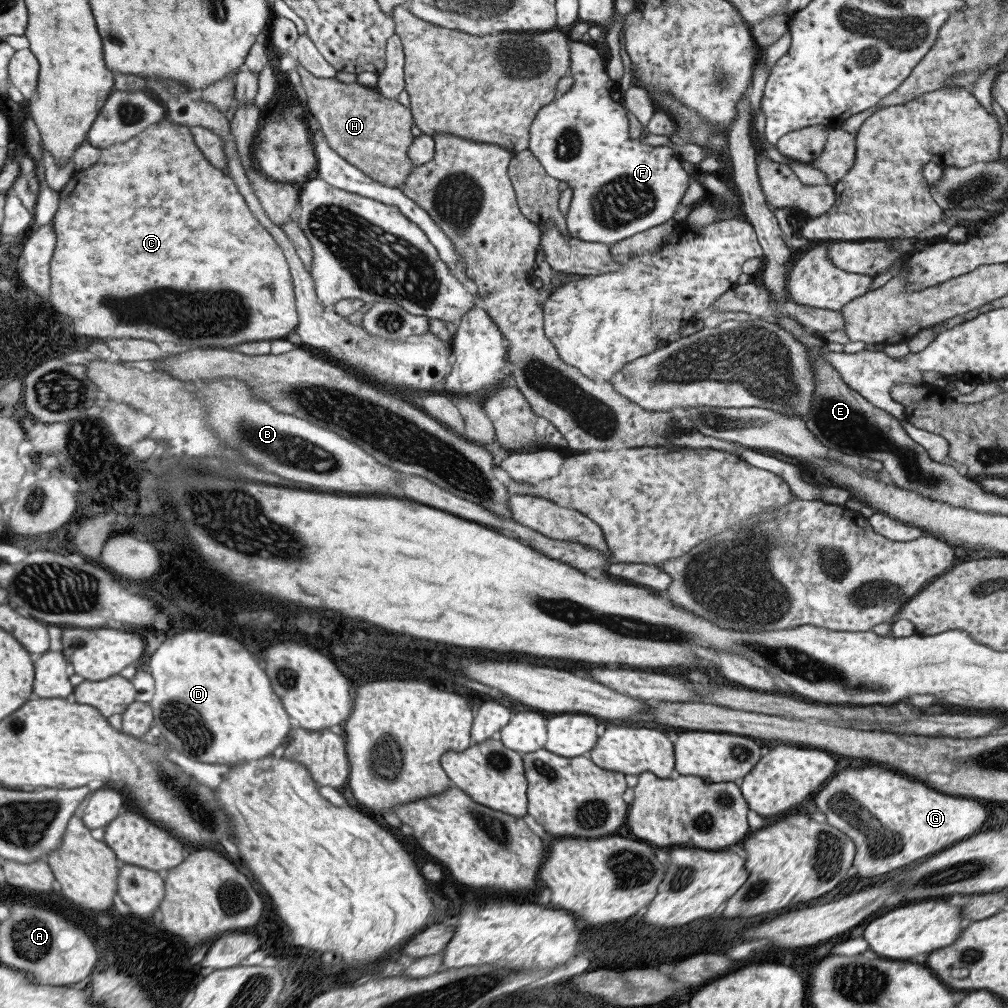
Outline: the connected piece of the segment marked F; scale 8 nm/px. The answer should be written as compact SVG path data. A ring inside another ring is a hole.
M569 41L570 44L570 68L567 75L571 75L574 78L573 84L569 90L566 90L564 94L561 94L557 100L553 100L553 103L543 106L543 108L537 111L535 118L530 126L530 137L528 147L526 148L537 160L541 163L544 171L557 181L565 182L569 188L571 188L571 200L569 208L567 209L567 215L565 217L566 228L569 236L563 236L555 227L547 229L545 233L541 230L541 227L546 222L537 224L540 228L540 236L538 247L542 247L545 252L545 262L549 264L553 271L559 271L564 273L570 273L574 276L589 275L589 274L603 274L604 272L613 272L620 268L621 260L611 261L610 253L608 252L608 246L616 244L628 236L643 232L649 228L659 226L666 220L671 218L677 204L680 203L683 198L683 193L687 190L687 184L689 184L689 175L681 167L681 159L669 146L651 146L642 143L639 139L631 138L629 136L629 126L627 125L627 116L625 110L622 108L621 94L619 91L618 83L607 77L605 71L605 61L597 53L597 50L589 43L581 41L573 42Z

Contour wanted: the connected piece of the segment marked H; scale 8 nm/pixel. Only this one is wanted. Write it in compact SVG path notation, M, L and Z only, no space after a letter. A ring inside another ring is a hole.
M301 66L297 67L297 71L300 76L301 88L299 90L302 94L302 105L305 105L305 108L317 120L328 147L371 180L389 188L400 188L413 168L406 153L413 138L409 131L412 124L410 109L405 108L395 99L383 98L375 87L363 87L356 82L343 83L335 77L317 79Z

